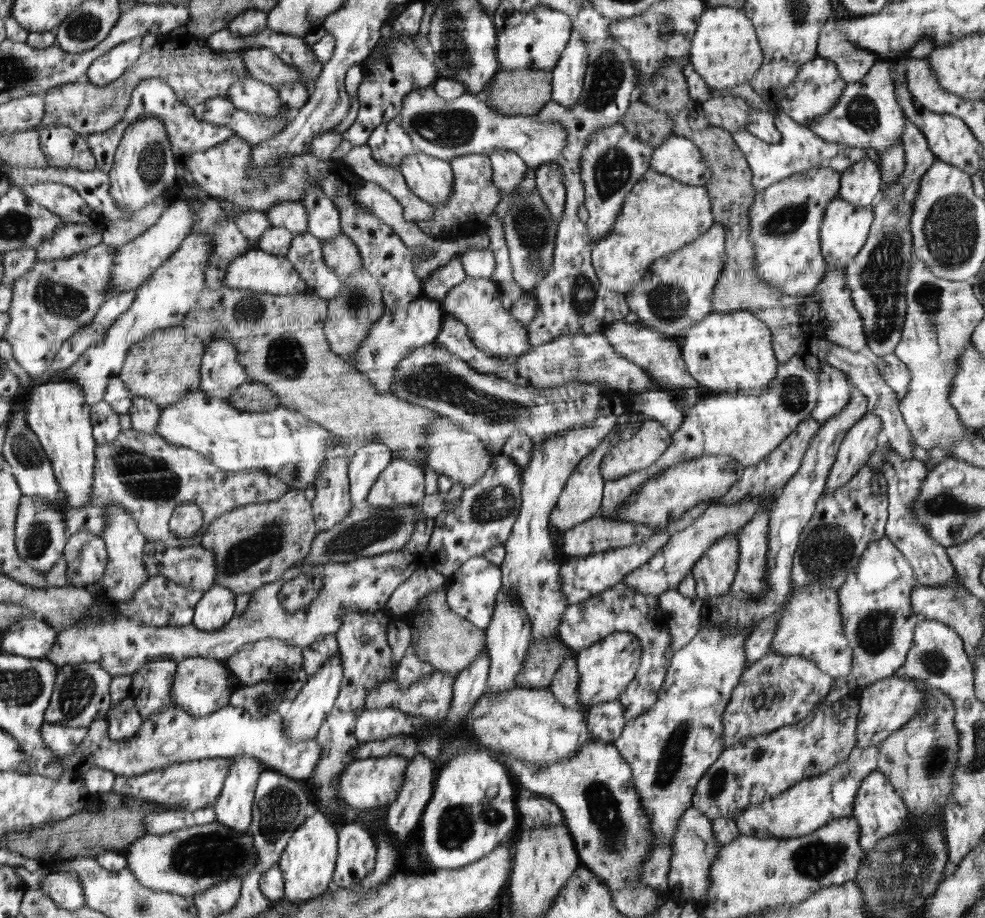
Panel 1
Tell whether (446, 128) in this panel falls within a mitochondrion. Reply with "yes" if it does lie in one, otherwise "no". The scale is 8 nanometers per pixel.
yes

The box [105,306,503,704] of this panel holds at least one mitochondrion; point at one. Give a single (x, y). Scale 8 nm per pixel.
(145, 476)

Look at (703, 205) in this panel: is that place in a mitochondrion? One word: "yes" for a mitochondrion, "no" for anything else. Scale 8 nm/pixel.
no

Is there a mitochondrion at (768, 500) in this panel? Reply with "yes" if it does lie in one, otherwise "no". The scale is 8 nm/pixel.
no

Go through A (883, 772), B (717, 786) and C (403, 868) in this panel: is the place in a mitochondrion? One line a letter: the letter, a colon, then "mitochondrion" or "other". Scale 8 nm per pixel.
A: other
B: mitochondrion
C: other

